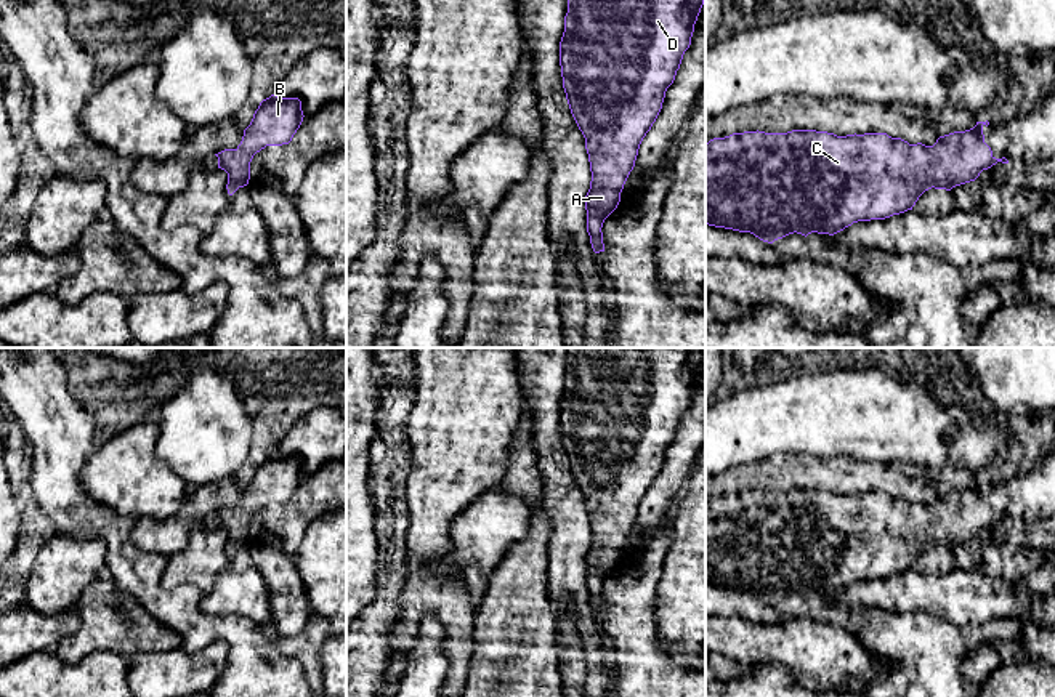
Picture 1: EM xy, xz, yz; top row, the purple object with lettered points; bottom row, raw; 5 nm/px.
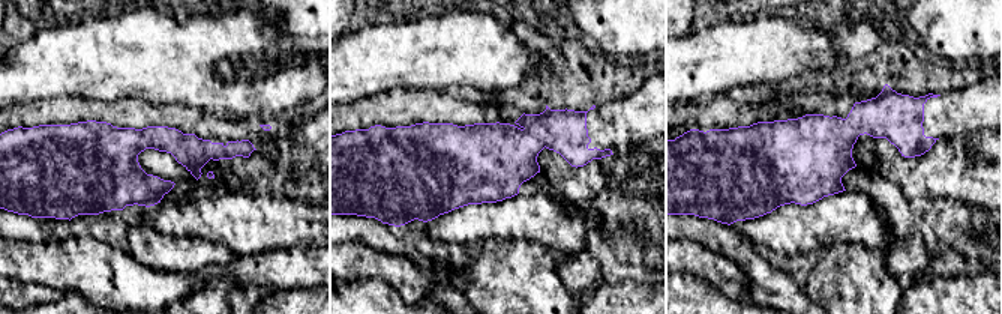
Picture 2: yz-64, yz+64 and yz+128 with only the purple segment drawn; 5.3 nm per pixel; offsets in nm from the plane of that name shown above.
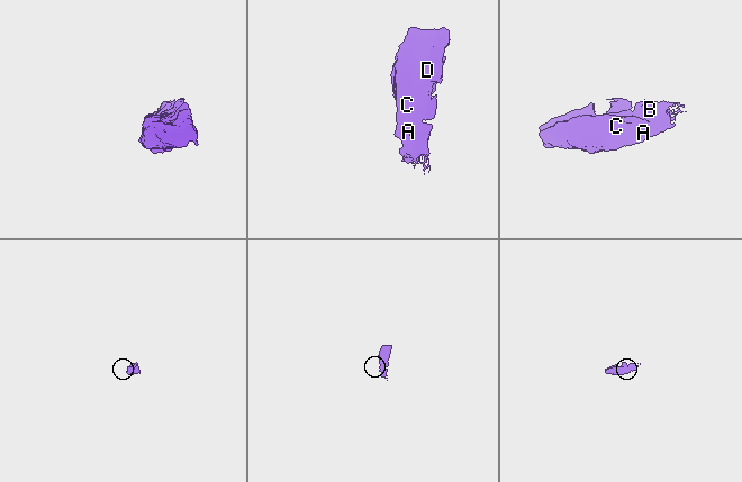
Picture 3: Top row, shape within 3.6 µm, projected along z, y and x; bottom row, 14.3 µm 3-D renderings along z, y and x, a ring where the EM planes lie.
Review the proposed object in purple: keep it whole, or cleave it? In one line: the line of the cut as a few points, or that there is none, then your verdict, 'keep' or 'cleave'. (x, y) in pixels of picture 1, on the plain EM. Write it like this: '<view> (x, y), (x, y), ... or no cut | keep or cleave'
no cut | keep

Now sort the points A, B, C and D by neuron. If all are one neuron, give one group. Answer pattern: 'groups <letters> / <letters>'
groups A B C D

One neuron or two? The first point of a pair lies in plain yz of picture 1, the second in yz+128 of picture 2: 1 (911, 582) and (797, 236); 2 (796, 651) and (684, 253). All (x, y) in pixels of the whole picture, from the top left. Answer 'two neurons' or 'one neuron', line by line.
1: one neuron
2: one neuron

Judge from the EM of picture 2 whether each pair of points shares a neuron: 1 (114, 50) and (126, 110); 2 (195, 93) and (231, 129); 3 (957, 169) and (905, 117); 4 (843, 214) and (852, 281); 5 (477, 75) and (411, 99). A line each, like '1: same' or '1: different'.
1: different
2: different
3: different
4: different
5: different

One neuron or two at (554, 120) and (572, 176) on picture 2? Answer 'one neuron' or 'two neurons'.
two neurons

